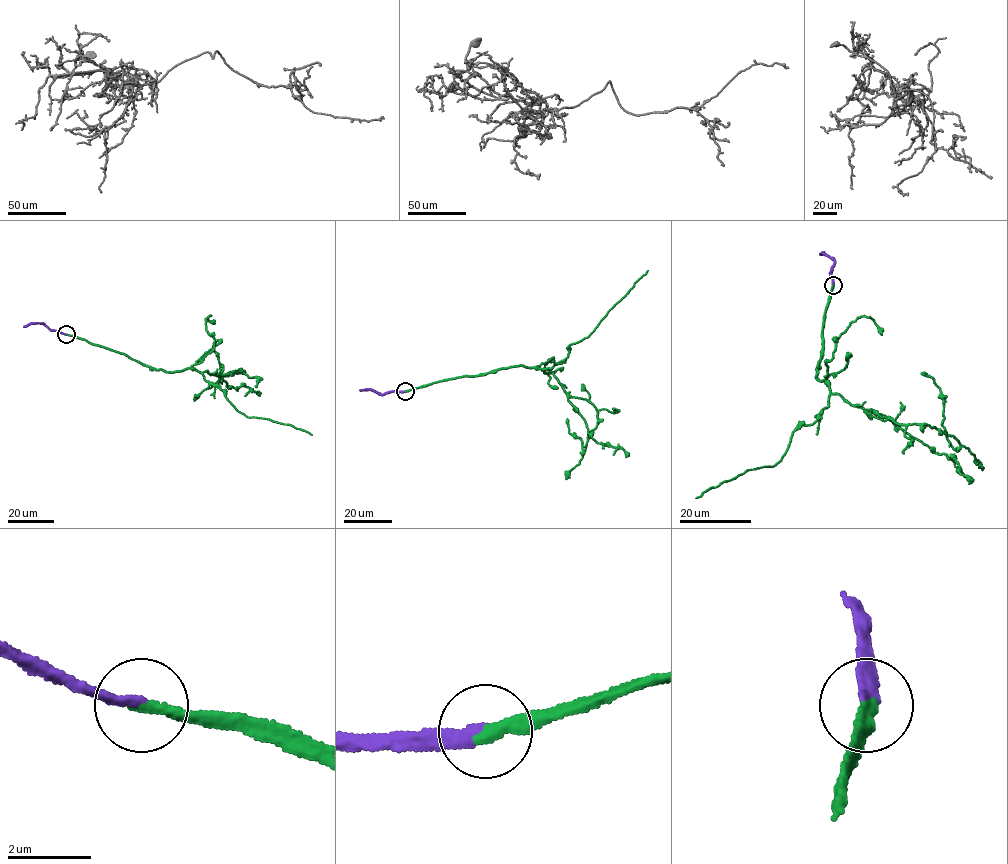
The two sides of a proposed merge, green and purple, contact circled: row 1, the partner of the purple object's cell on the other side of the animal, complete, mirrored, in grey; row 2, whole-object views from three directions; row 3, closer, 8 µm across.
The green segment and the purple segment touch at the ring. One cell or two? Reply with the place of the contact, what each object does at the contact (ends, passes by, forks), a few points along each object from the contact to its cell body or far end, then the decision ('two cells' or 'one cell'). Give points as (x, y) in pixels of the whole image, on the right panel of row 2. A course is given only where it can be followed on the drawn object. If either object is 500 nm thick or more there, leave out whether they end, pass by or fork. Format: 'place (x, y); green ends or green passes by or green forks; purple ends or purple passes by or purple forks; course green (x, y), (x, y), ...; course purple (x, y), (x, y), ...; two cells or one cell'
place (833, 285); green ends; purple ends; course green (833, 285), (817, 379), (852, 404), (940, 429), (959, 447), (942, 423), (940, 388), (921, 373); course purple (833, 285), (829, 273), (834, 261), (822, 252), (820, 254); one cell

